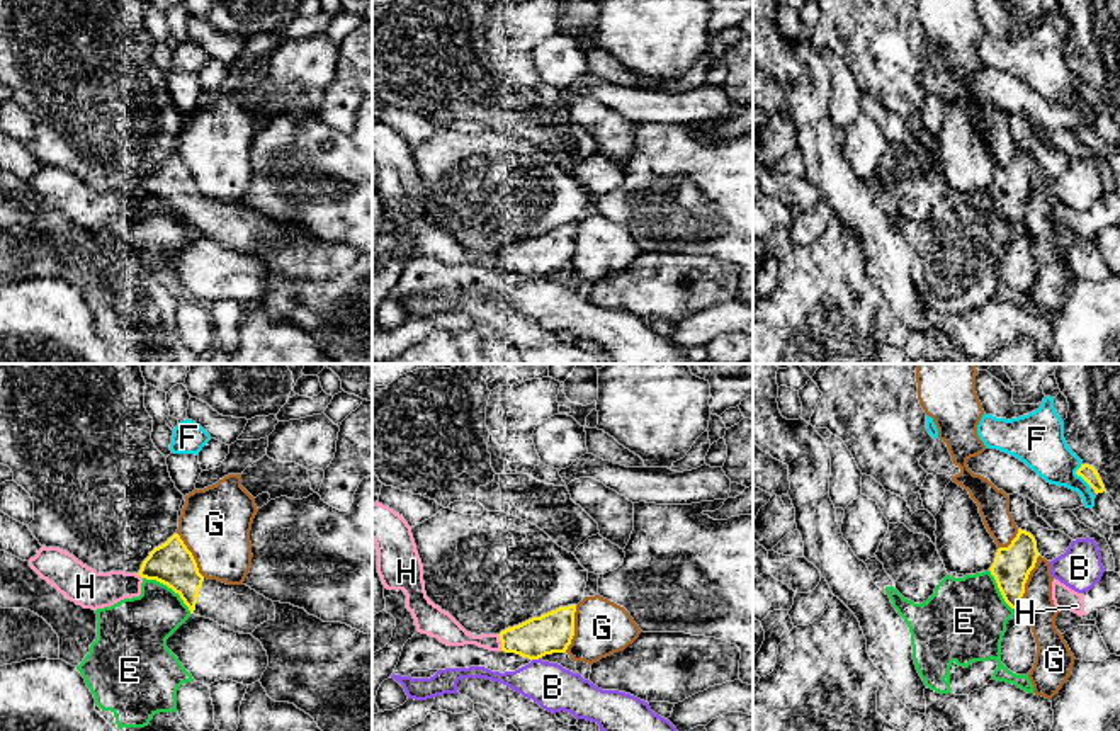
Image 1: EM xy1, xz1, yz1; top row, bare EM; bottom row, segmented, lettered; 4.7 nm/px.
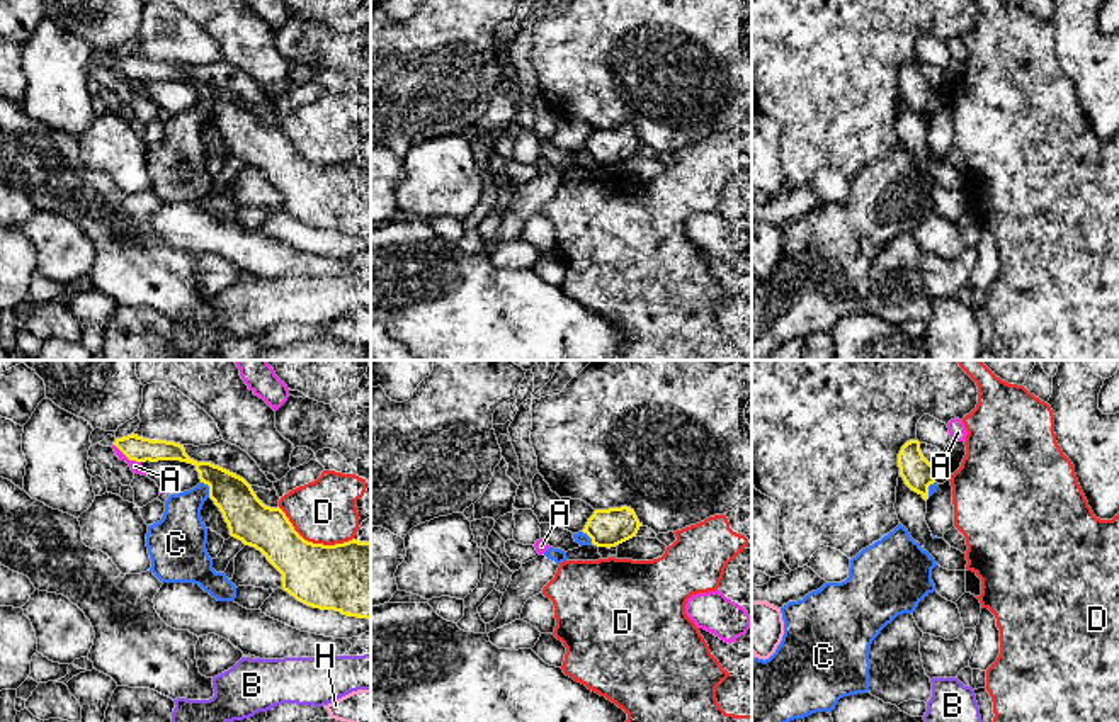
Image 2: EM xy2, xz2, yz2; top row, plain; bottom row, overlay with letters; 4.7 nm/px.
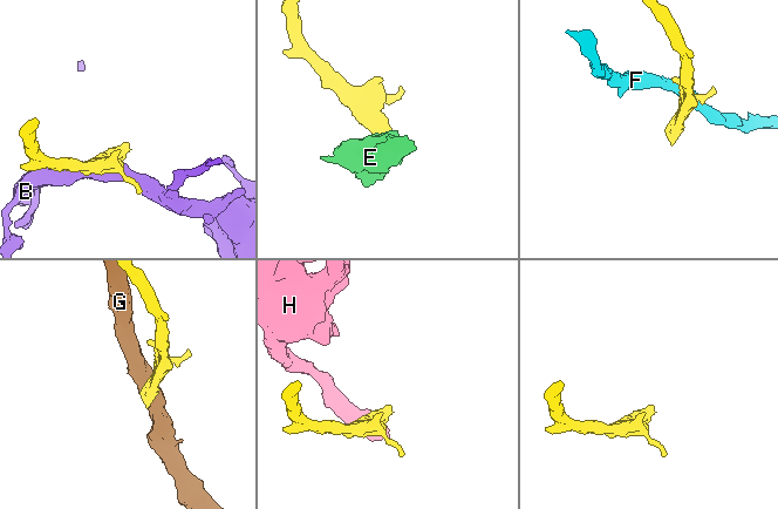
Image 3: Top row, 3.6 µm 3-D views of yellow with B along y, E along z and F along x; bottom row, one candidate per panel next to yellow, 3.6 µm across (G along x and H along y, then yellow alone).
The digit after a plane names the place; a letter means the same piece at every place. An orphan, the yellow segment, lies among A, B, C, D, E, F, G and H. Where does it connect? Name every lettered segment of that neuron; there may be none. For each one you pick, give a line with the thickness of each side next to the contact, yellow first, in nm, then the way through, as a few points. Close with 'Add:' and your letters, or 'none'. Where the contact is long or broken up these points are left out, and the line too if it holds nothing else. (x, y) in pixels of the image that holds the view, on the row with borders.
Add: none

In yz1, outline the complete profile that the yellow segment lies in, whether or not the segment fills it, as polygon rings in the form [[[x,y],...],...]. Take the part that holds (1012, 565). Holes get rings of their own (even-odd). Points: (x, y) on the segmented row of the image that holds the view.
[[[1018,529],[1011,544],[998,549],[994,563],[989,568],[1004,602],[1015,610],[1021,604],[1025,583],[1038,556],[1035,537]]]

